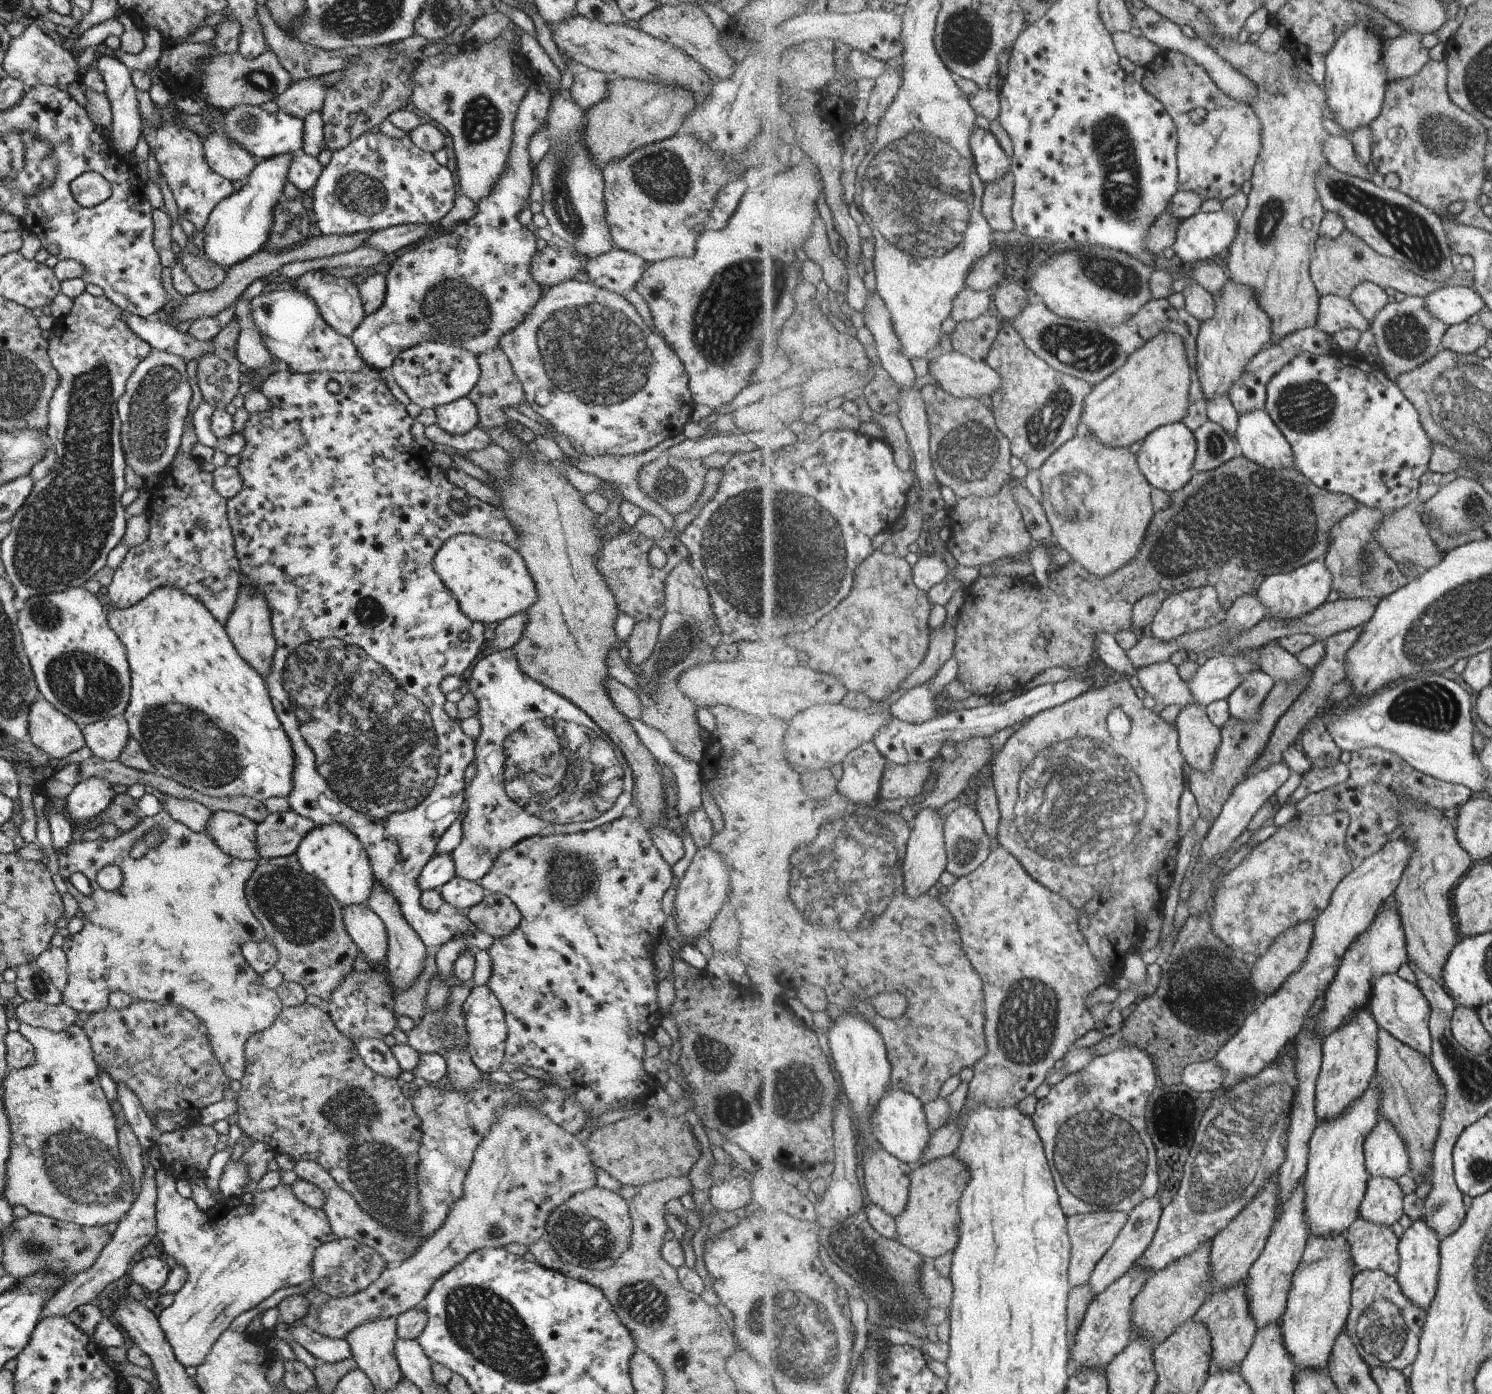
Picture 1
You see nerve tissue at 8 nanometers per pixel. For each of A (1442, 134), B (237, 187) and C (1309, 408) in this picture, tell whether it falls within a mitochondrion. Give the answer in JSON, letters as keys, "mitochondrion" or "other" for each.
{"A":"mitochondrion","B":"other","C":"mitochondrion"}

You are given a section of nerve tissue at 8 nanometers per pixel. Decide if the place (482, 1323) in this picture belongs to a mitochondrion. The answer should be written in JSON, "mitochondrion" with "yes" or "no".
{"mitochondrion":"yes"}

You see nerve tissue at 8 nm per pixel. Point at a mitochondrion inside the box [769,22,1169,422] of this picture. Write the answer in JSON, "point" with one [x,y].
{"point":[914,164]}

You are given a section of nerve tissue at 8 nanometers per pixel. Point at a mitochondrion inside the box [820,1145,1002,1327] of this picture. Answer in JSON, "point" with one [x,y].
{"point":[902,1297]}

